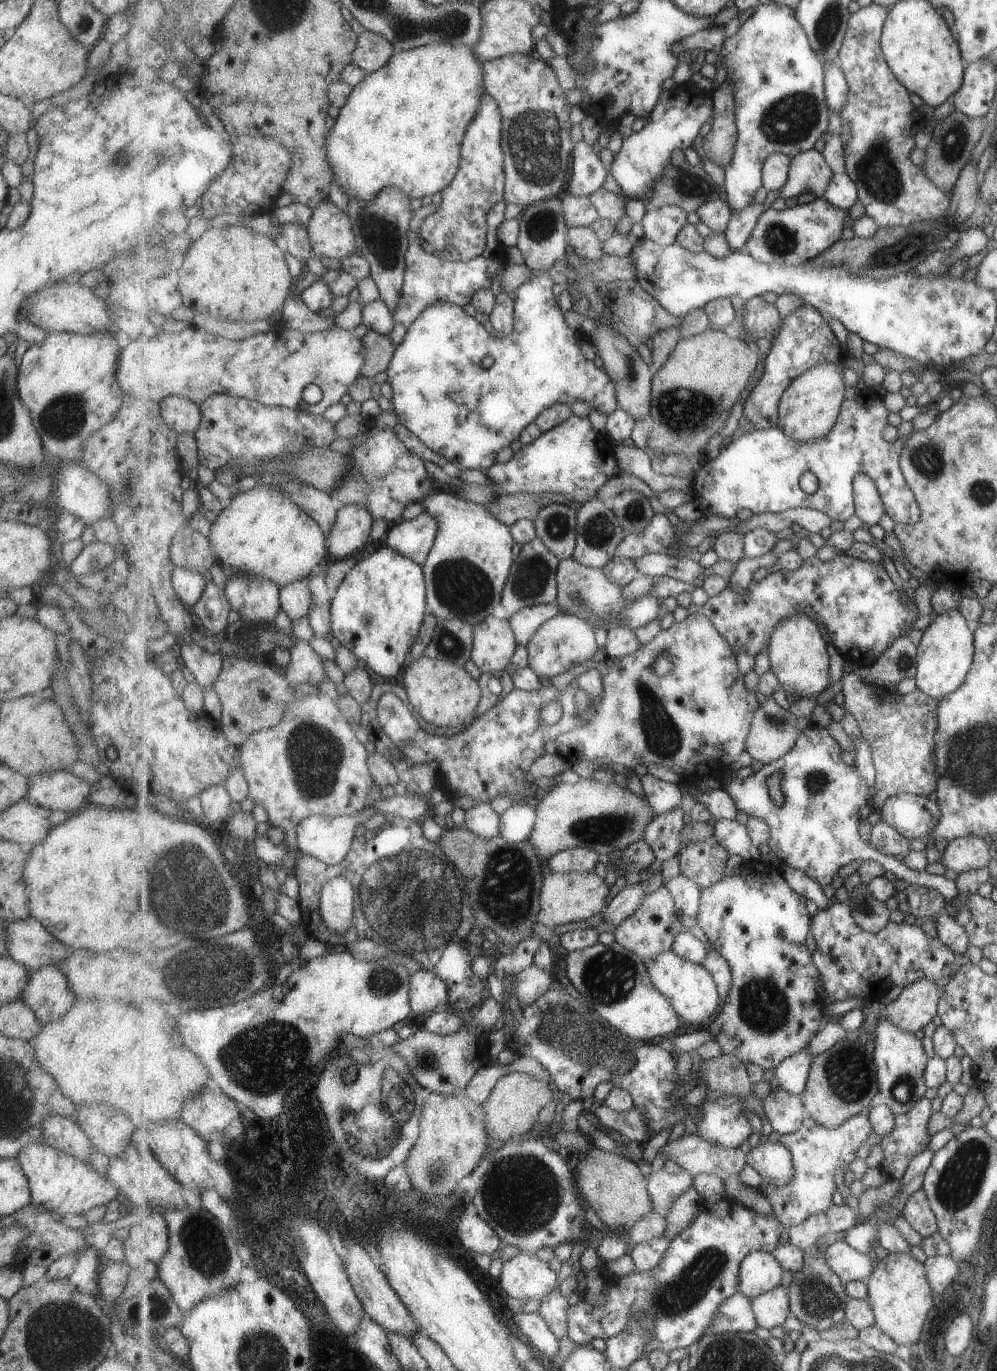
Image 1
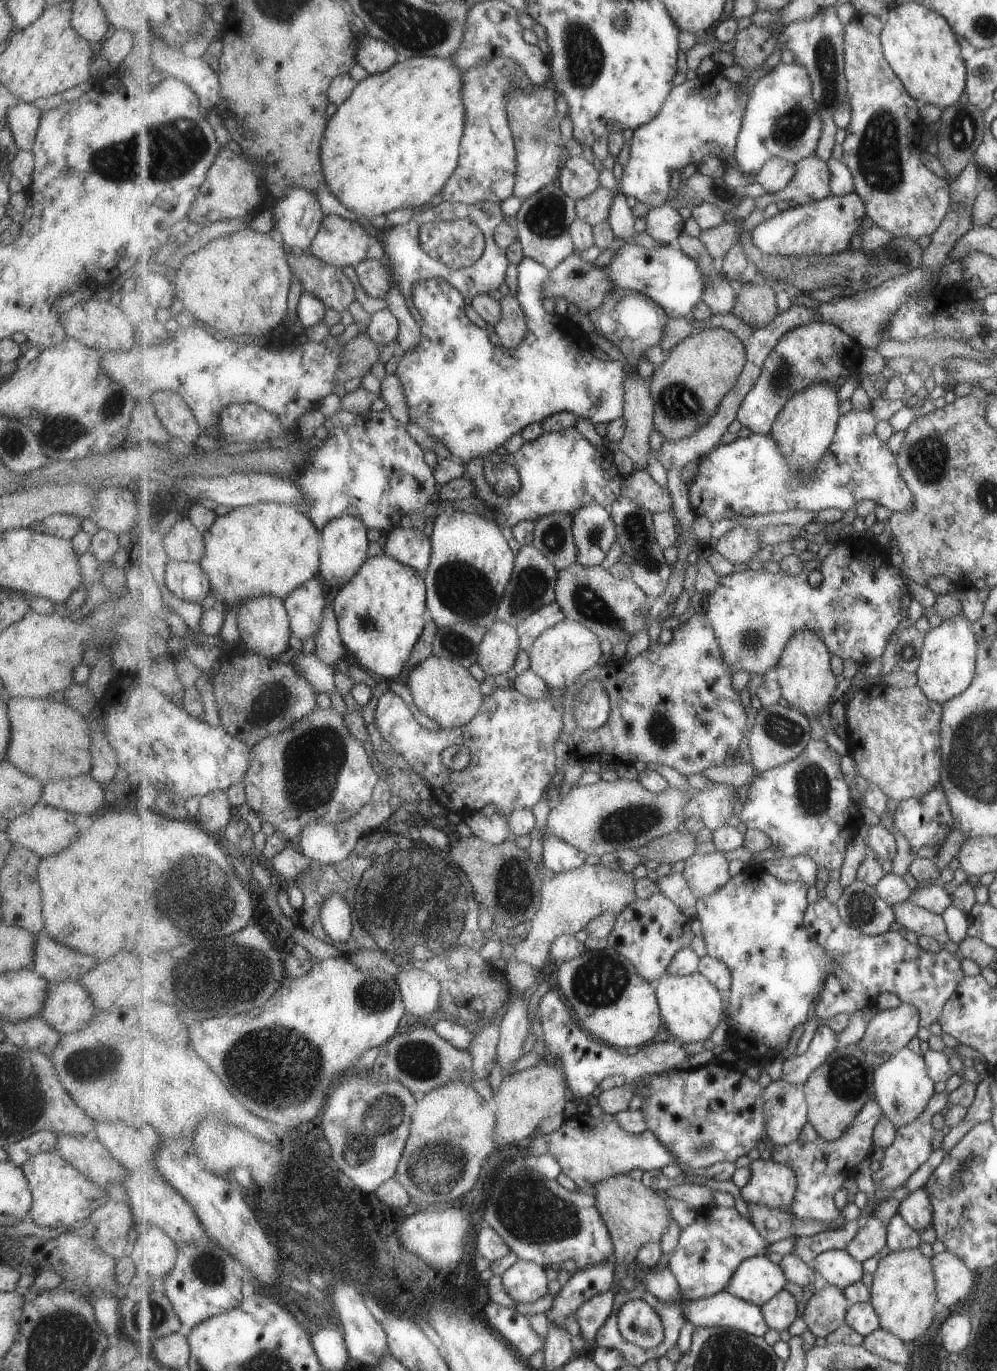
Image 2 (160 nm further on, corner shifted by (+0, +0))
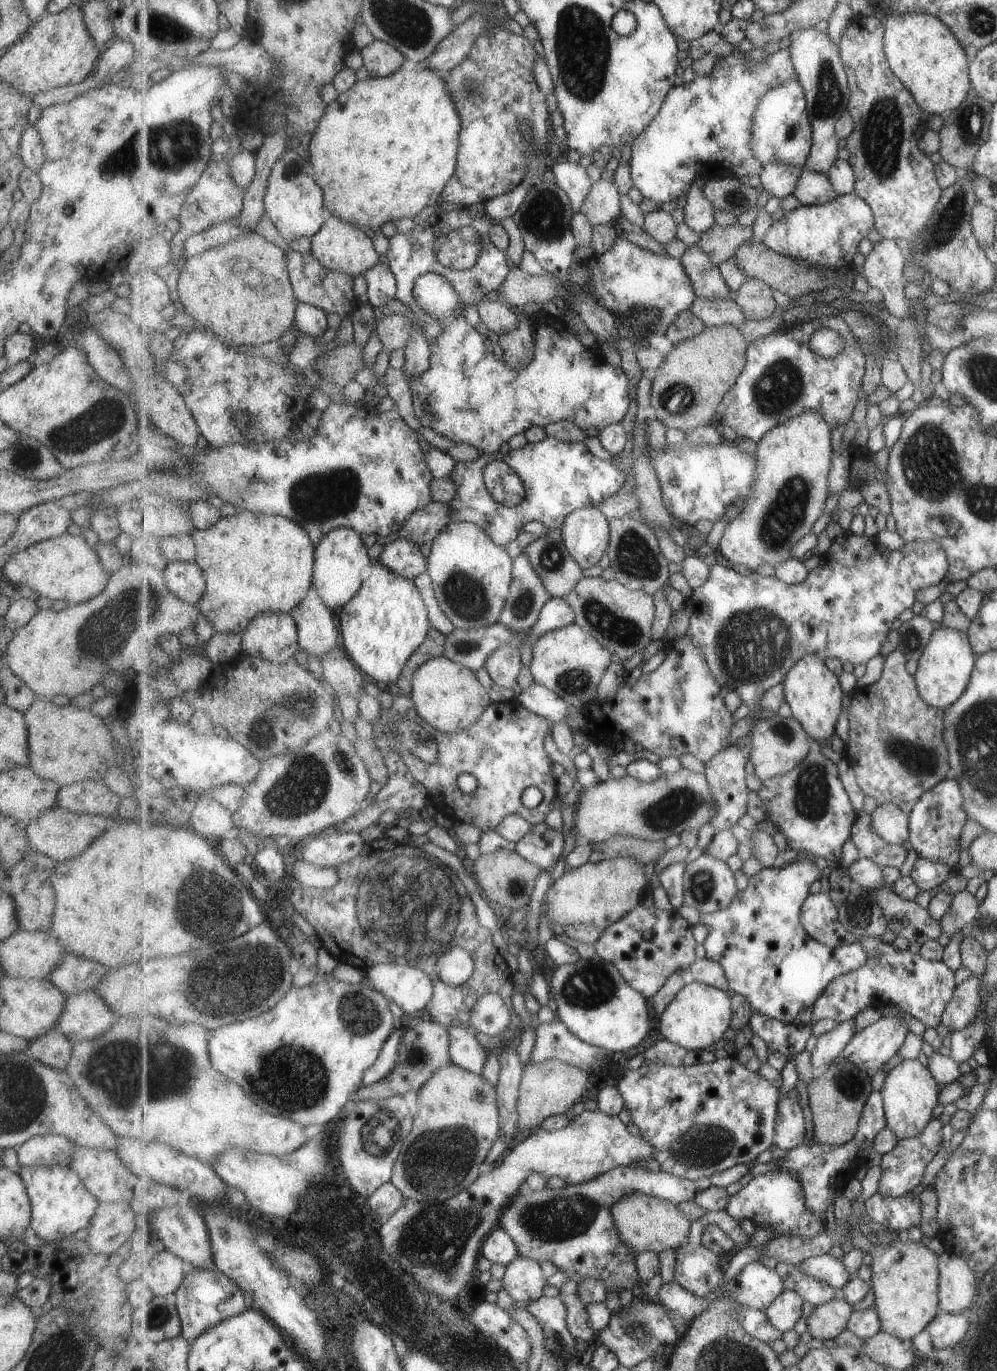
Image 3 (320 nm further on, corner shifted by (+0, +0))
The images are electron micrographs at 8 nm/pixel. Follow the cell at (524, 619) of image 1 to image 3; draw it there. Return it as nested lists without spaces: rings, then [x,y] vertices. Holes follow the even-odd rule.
[[[553,597],[543,606],[539,620],[529,630],[530,638],[520,651],[523,652],[523,664],[532,666],[533,647],[536,640],[543,634],[570,625],[576,619],[576,612],[565,598]]]

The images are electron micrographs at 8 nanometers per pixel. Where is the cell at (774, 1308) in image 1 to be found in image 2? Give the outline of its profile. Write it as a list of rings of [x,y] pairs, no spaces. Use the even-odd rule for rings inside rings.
[[[785,1289],[761,1307],[767,1324],[777,1332],[789,1328],[801,1316],[795,1296]]]

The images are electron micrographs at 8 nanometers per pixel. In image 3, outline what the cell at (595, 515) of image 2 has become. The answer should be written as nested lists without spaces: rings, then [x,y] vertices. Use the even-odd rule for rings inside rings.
[[[583,507],[572,512],[562,526],[566,547],[585,568],[599,564],[610,546],[612,526],[597,507]]]

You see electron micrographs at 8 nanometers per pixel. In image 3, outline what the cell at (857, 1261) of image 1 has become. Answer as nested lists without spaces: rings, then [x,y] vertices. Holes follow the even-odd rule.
[[[841,1253],[840,1258],[835,1258],[830,1254],[811,1257],[797,1266],[809,1276],[818,1278],[836,1289],[842,1289],[853,1279],[850,1270],[842,1261]]]

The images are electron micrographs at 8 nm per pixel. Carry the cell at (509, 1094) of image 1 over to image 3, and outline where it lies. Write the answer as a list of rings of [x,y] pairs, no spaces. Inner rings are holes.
[[[559,1059],[529,1062],[524,1068],[518,1100],[518,1132],[525,1136],[528,1130],[541,1126],[543,1121],[555,1115],[564,1115],[575,1103],[584,1100],[589,1086],[589,1074],[585,1069],[569,1065]]]

